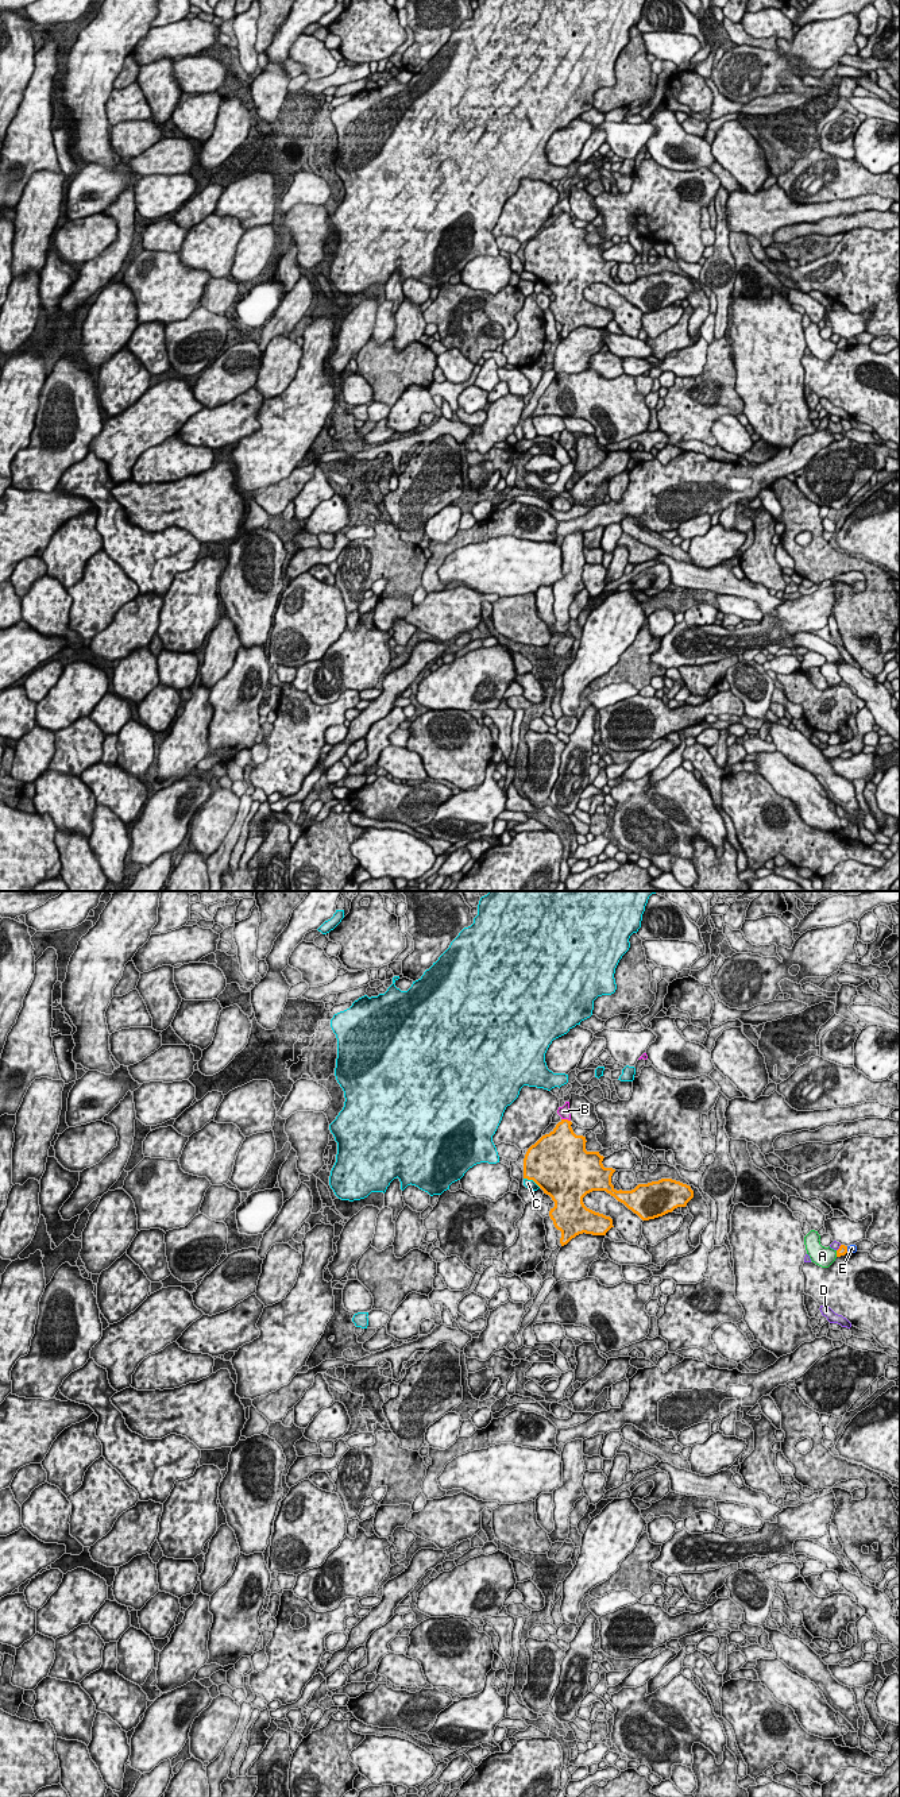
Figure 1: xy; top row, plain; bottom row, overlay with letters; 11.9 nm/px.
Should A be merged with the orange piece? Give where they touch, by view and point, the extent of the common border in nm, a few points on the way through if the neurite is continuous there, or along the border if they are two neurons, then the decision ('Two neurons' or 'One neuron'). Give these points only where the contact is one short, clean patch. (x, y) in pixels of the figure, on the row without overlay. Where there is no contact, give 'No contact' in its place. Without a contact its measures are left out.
Touches orange at xy (837, 346). Shared border 80 nm. Boundary: xy (835, 343), (837, 349). Two neurons

